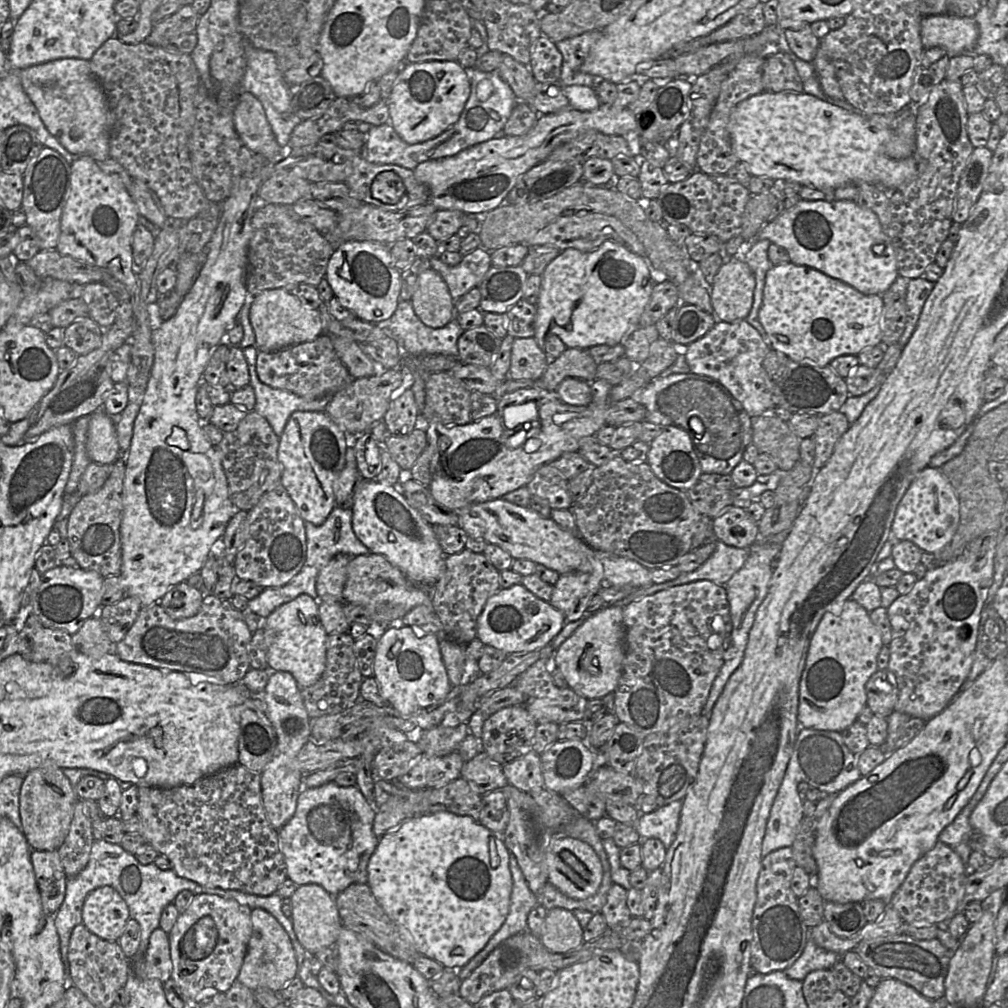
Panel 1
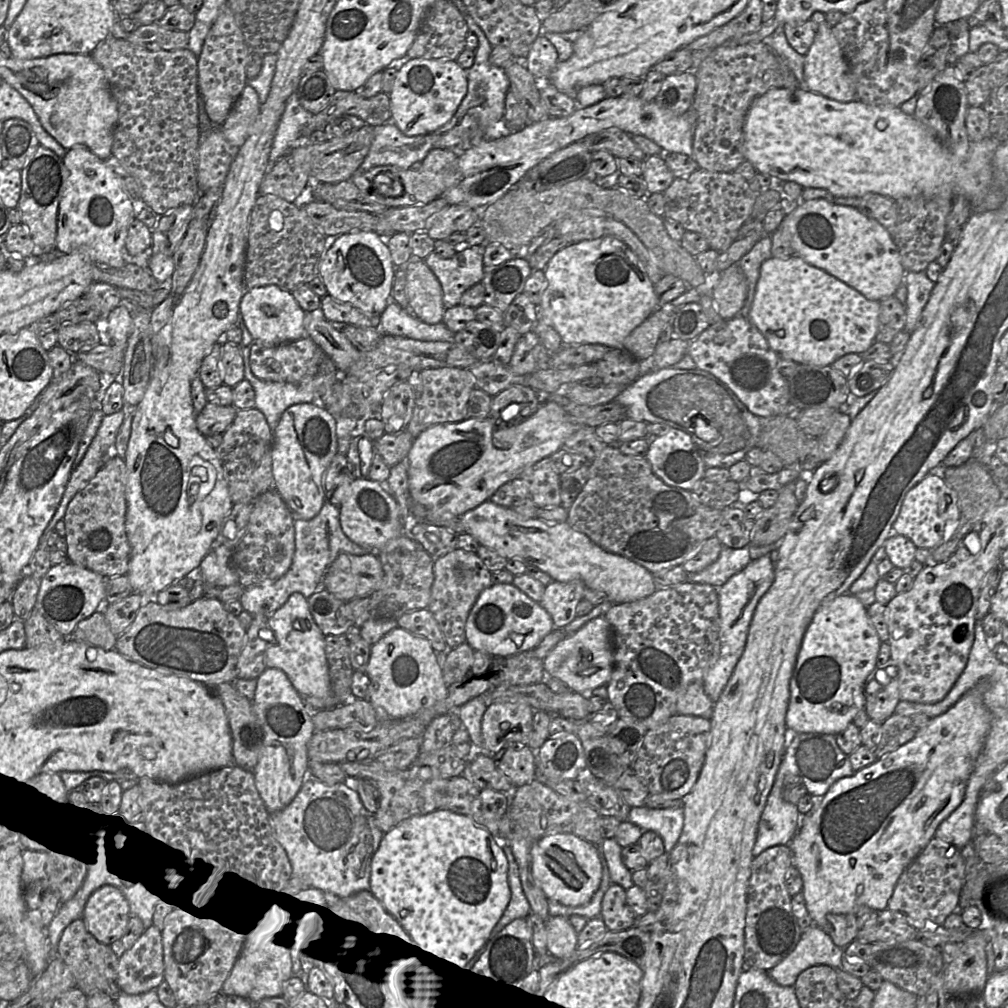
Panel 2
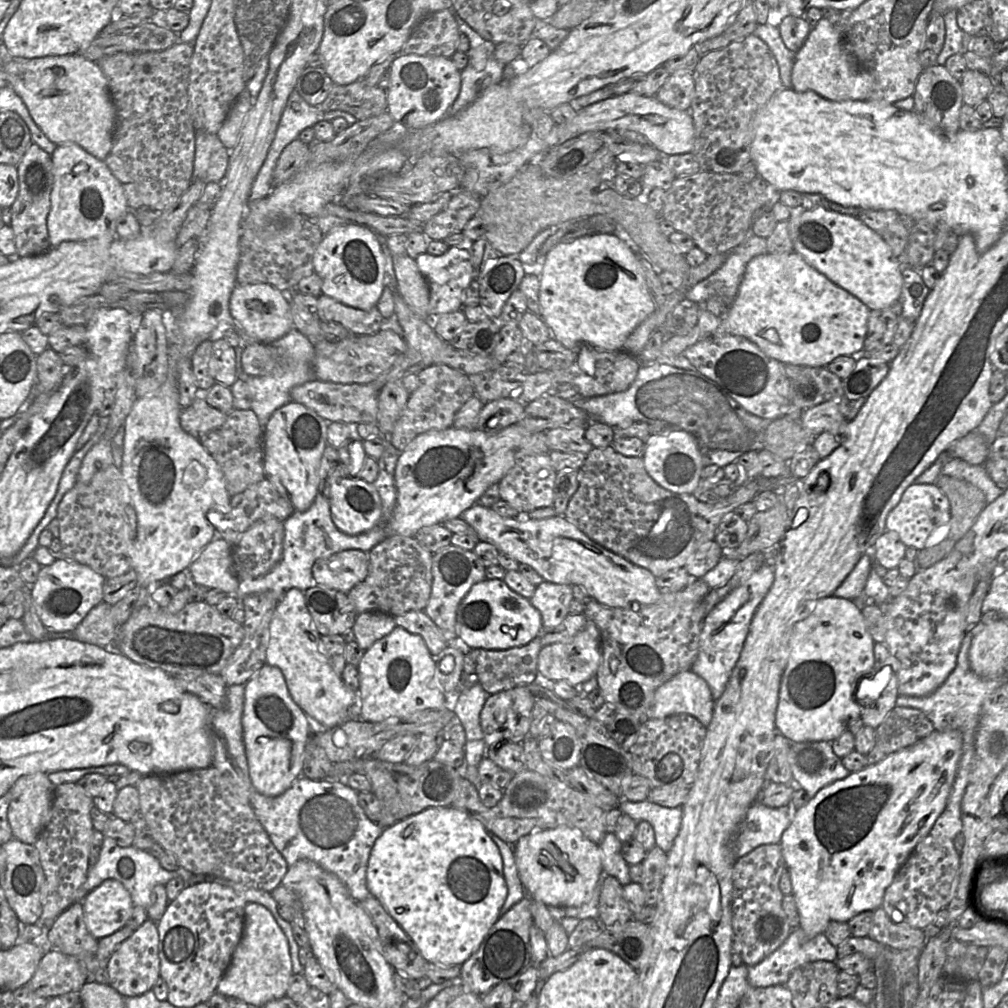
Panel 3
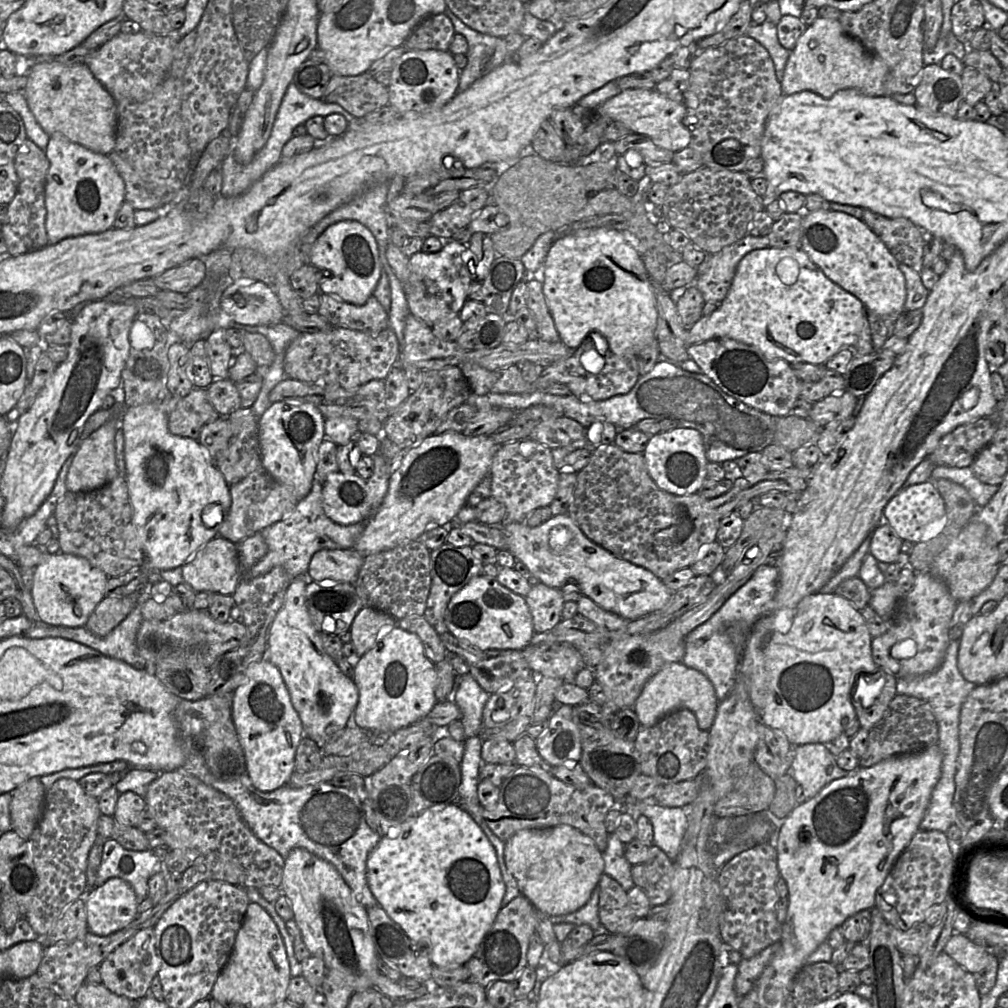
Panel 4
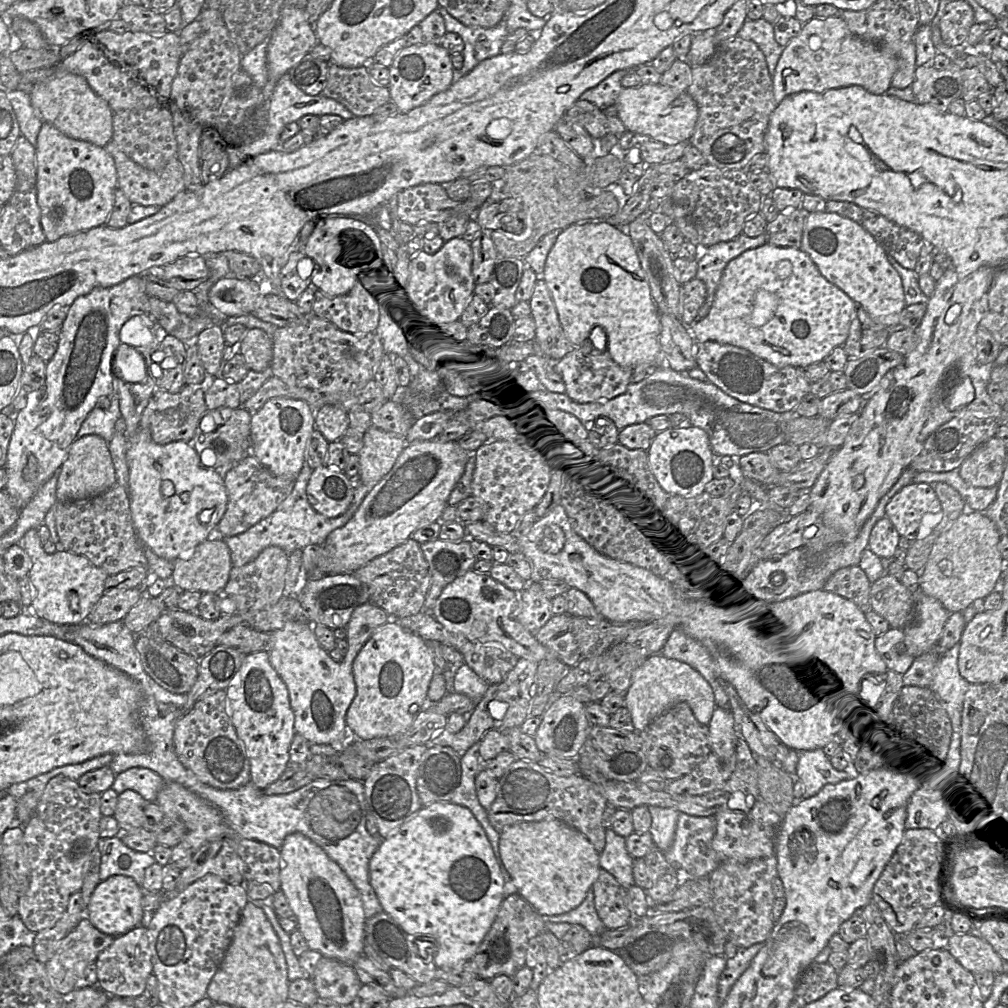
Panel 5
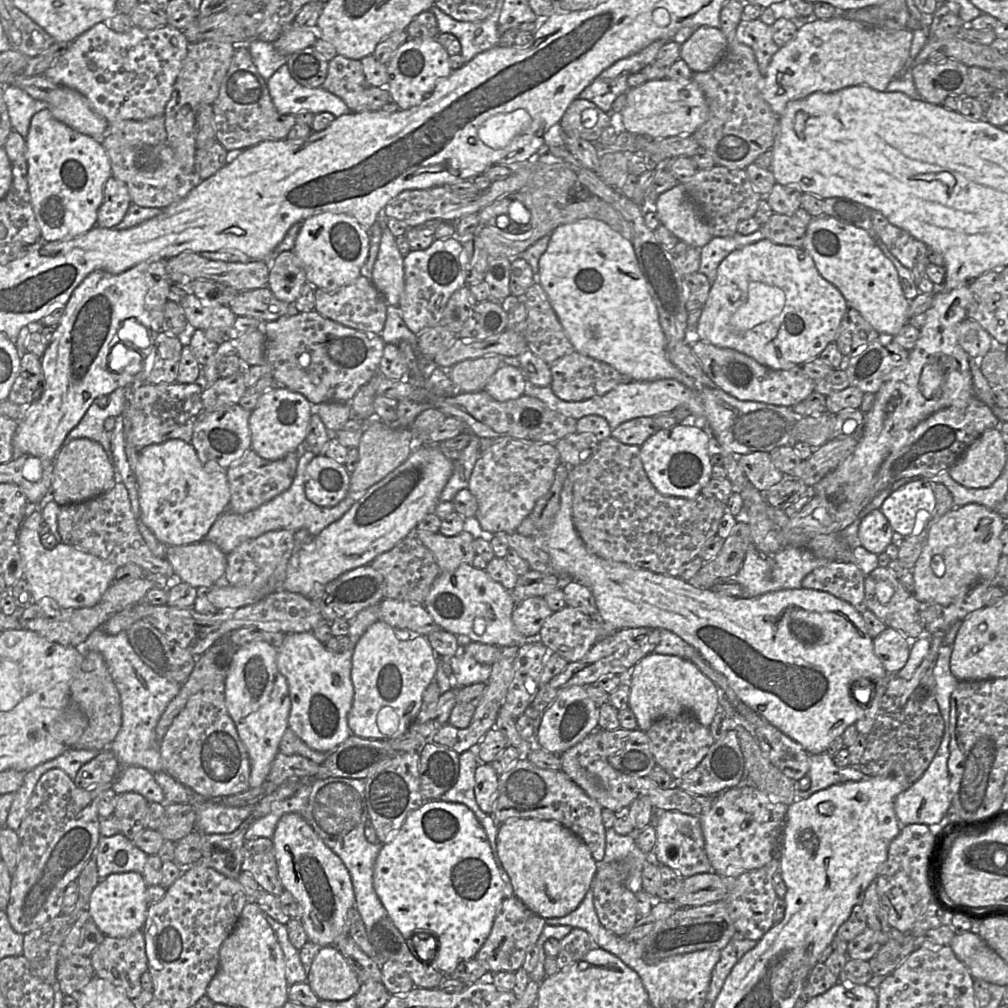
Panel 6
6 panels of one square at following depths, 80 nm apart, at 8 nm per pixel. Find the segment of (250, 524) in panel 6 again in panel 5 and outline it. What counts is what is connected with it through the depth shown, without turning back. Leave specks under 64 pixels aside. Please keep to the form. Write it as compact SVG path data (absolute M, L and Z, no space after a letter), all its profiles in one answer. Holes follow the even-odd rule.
M305 462L295 481L291 494L270 516L261 520L242 534L223 538L230 550L233 567L241 567L250 563L269 546L279 547L290 555L295 550L303 550L309 545L323 545L332 531L343 527L351 520L371 491L371 488L362 485L359 480L355 481L356 489L354 491L354 498L347 511L341 516L328 518L315 511L308 502L306 490L311 473L312 470L309 464Z

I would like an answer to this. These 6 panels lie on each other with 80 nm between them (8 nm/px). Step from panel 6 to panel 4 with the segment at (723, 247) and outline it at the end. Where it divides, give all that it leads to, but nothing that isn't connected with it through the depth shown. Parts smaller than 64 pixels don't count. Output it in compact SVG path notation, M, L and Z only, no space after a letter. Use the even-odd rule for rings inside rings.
M747 234L744 238L714 254L706 254L697 268L697 288L705 302L721 303L731 287L737 266L749 252L770 247L769 237L755 237Z

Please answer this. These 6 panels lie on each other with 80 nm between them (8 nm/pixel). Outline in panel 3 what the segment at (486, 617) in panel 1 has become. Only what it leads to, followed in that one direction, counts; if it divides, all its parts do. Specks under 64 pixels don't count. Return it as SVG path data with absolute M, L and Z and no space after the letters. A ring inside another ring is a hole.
M484 580L475 584L460 603L456 632L469 647L507 650L528 644L543 628L540 612L530 601L511 590L503 580Z

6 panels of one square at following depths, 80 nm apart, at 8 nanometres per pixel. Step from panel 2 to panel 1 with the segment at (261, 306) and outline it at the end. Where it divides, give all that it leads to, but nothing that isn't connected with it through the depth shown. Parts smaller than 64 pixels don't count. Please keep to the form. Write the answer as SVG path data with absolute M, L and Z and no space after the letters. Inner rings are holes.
M283 288L264 290L254 296L249 321L255 334L258 351L274 352L297 344L310 342L324 333L321 315Z

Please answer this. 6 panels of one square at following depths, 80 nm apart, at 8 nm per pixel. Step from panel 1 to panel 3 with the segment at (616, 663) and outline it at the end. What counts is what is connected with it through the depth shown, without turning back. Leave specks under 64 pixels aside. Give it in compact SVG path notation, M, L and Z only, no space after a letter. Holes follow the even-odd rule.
M588 621L585 628L573 638L541 648L538 655L538 672L548 681L563 680L572 686L578 686L595 677L601 660L601 634L597 626Z

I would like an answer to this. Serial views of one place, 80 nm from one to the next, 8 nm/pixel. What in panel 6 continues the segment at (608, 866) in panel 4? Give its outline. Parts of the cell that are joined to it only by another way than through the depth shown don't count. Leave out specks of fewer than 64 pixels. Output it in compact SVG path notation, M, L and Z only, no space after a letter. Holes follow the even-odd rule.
M614 829L605 830L605 852L599 863L624 861L629 866L629 873L623 884L632 892L642 890L642 870L649 861L649 855L642 852L632 835L619 835Z

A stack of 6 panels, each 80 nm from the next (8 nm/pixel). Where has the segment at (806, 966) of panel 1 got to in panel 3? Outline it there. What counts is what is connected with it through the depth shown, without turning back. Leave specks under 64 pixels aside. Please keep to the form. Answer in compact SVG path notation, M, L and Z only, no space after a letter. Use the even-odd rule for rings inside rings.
M794 928L784 943L754 966L748 966L748 982L753 987L785 985L791 973L803 964L825 960L836 962L837 948L824 934L808 937L801 928Z

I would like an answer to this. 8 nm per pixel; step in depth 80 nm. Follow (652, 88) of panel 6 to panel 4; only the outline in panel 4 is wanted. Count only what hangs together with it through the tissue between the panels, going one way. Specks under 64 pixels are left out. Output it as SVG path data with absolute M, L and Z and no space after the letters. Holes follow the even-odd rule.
M629 88L622 90L595 110L601 117L622 122L632 132L647 136L664 149L677 152L690 145L691 133L684 123L687 115L685 104L667 98L656 89Z

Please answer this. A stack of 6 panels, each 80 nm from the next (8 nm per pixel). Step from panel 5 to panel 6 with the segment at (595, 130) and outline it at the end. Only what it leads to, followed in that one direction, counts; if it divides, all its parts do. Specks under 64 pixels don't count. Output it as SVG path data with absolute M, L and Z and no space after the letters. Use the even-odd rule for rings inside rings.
M582 98L571 102L560 121L560 127L569 137L579 136L597 142L603 130L611 125L611 117L595 103Z

